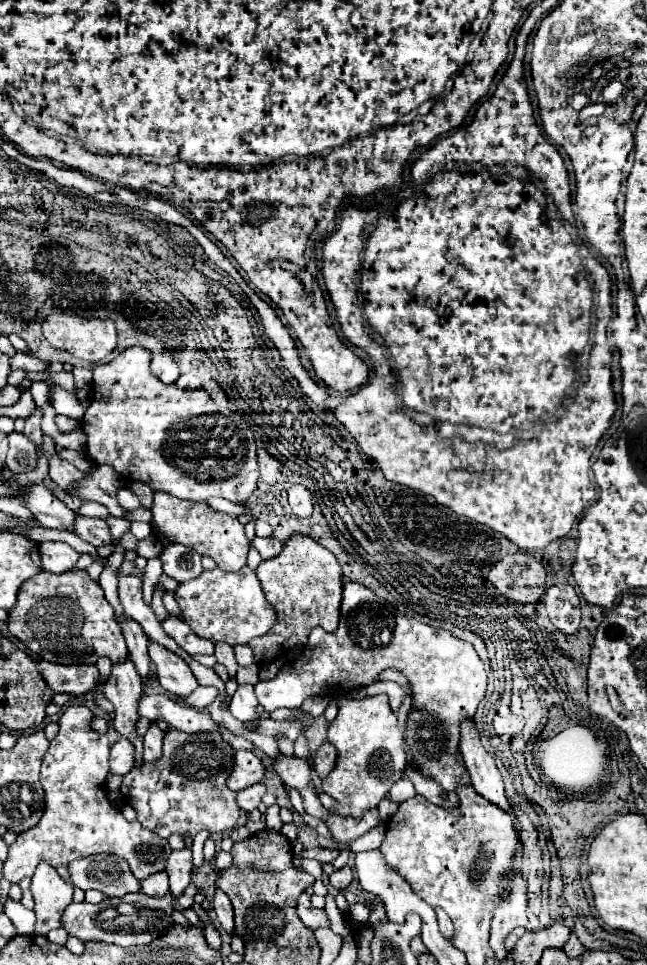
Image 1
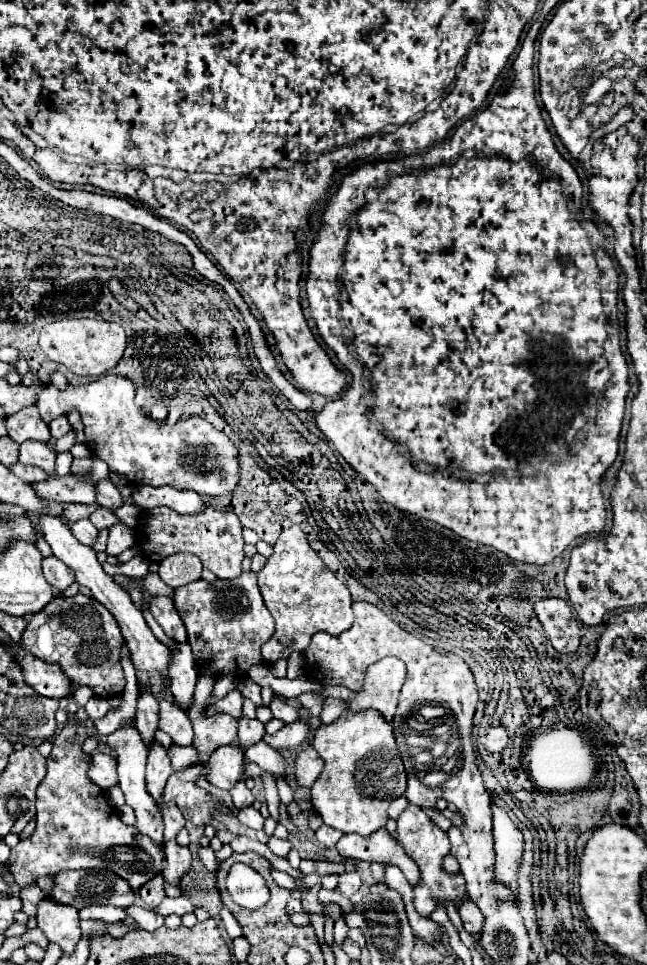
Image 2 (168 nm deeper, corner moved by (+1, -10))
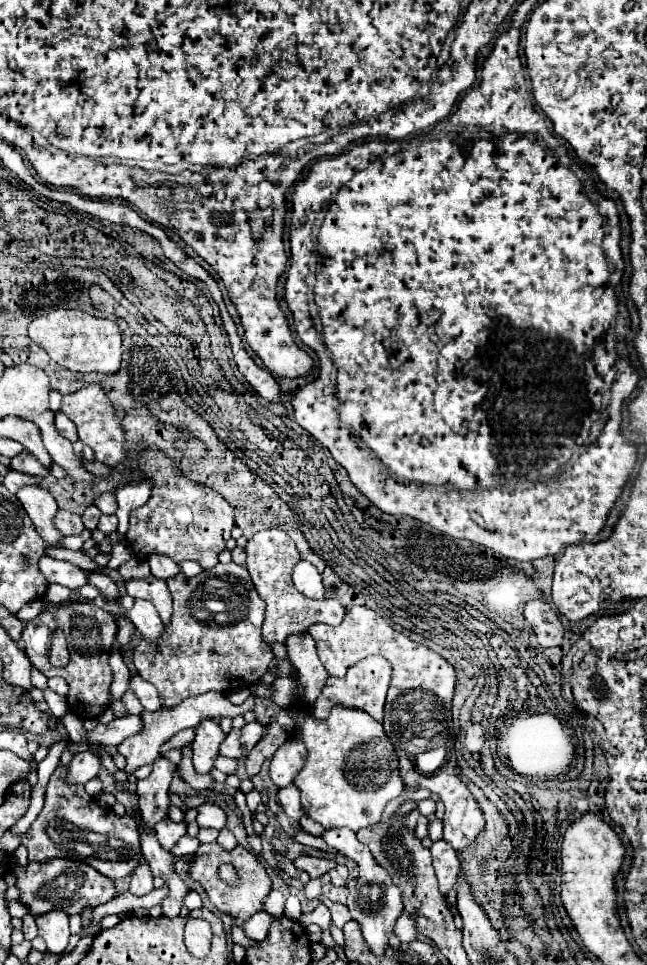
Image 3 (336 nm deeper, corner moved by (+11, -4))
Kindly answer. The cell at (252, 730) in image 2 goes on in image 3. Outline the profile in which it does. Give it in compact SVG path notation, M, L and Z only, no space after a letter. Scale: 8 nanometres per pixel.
M253 721L253 723L247 723L241 731L231 731L225 741L221 743L221 749L219 753L223 757L231 757L231 759L245 759L247 753L257 745L257 741L261 739L263 735L263 725Z

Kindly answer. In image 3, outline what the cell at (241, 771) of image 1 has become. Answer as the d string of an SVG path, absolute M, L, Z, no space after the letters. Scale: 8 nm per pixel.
M203 719L195 727L195 739L191 743L193 749L193 767L197 773L209 773L213 769L213 761L219 755L219 745L225 739L217 721Z

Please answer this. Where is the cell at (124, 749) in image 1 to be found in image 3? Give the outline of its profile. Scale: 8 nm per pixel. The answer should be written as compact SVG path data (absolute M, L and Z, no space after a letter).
M83 751L77 753L73 757L73 761L69 763L69 773L67 773L67 783L69 785L83 785L89 779L97 777L101 769L101 761L97 759L97 755L93 751Z

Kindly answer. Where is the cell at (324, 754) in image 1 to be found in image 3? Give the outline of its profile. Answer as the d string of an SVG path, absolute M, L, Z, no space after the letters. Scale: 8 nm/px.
M287 739L273 755L269 765L269 777L277 787L287 787L293 783L293 777L301 771L307 759L307 749L301 739Z

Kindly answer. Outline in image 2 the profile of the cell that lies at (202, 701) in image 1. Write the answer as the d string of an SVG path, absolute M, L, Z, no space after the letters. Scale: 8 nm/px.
M181 643L179 649L173 651L169 677L171 677L171 695L175 703L181 709L187 709L187 705L193 701L193 691L197 681L195 659L193 659L189 643Z

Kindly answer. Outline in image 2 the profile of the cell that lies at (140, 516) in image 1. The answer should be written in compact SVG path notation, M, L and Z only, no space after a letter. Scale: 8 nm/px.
M97 507L97 509L91 513L89 519L91 519L91 523L93 523L99 531L101 531L101 529L109 529L109 527L113 527L115 523L121 523L113 511L103 509L103 507Z

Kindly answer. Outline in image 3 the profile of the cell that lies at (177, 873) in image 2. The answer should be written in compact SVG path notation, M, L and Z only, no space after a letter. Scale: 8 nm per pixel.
M165 819L165 821L157 821L157 825L155 825L157 841L159 841L161 847L167 849L167 851L179 841L179 837L181 837L185 831L187 831L185 821L181 821L181 823L173 823L171 819Z

